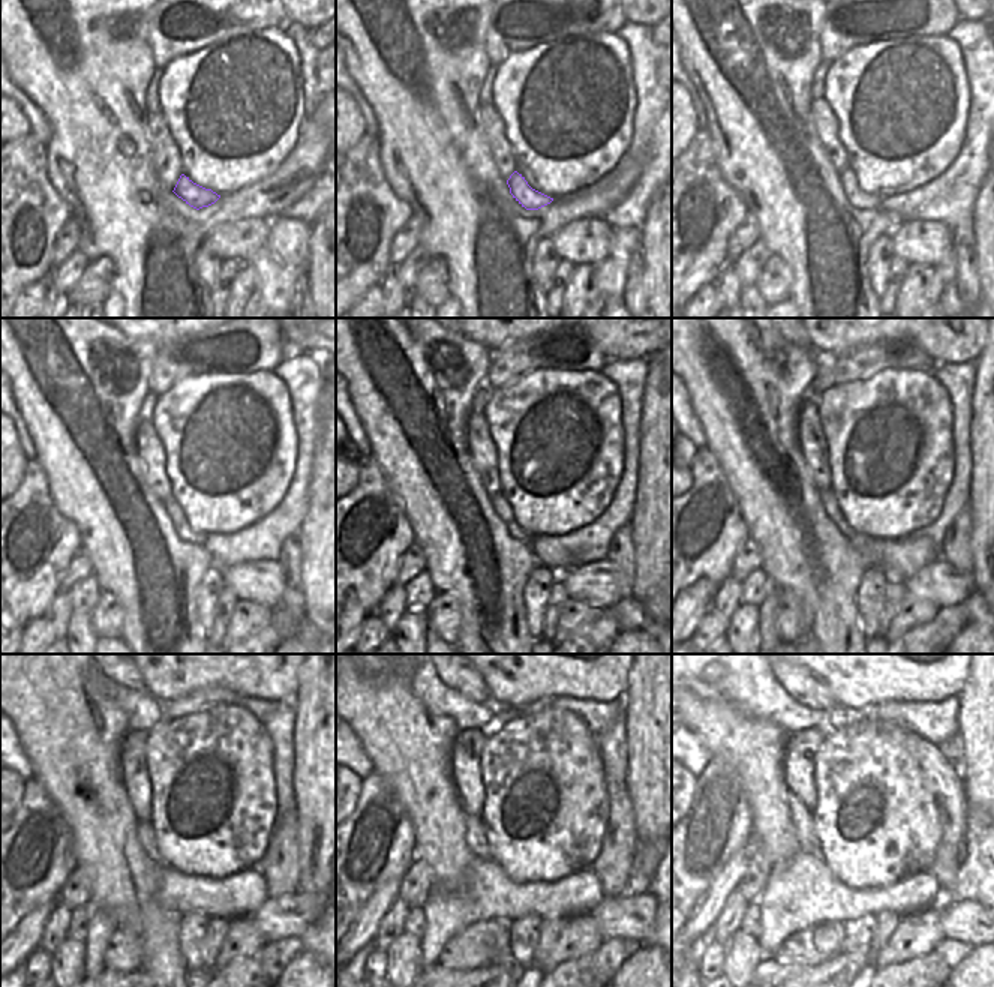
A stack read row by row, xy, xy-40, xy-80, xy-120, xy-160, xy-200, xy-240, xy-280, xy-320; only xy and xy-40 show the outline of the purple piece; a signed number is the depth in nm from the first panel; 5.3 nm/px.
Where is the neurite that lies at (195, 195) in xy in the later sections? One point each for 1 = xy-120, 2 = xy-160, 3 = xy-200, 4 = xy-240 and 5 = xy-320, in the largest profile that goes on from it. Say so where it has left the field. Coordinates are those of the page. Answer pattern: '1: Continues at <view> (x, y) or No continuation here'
1: Continues at xy-120 (174, 512)
2: Continues at xy-160 (498, 501)
3: Continues at xy-200 (831, 506)
4: Continues at xy-240 (146, 836)
5: Continues at xy-320 (801, 816).

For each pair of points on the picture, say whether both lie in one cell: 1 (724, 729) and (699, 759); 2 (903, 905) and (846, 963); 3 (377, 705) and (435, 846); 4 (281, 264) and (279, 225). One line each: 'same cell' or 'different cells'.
1: different cells
2: different cells
3: same cell
4: same cell

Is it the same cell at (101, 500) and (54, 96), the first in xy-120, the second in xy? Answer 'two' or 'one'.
one

